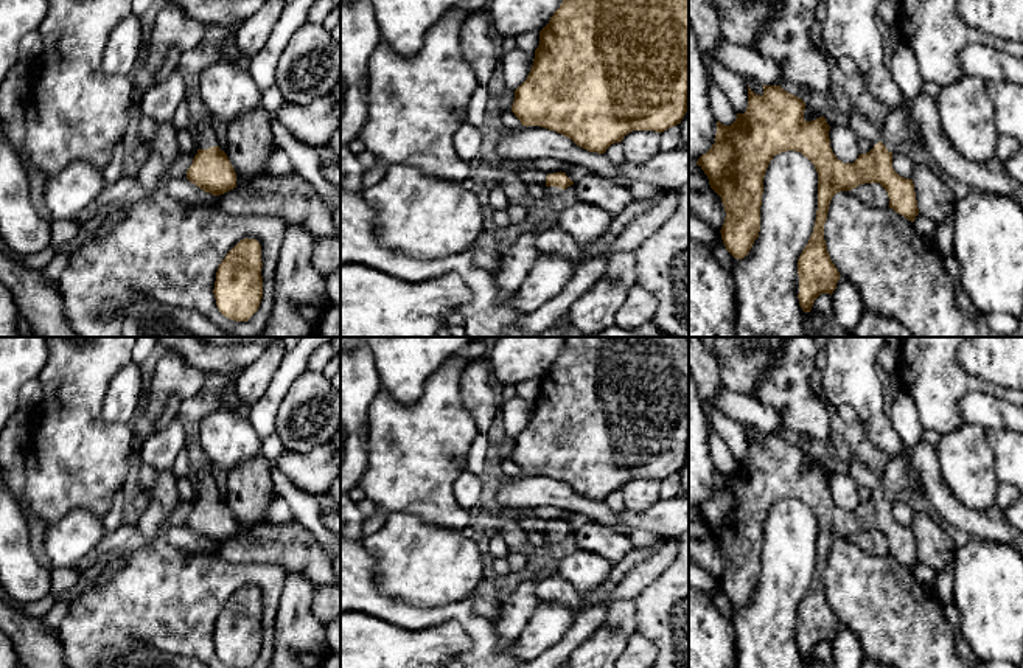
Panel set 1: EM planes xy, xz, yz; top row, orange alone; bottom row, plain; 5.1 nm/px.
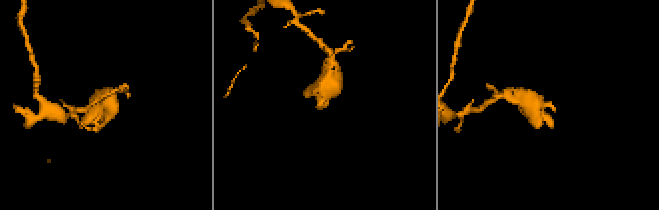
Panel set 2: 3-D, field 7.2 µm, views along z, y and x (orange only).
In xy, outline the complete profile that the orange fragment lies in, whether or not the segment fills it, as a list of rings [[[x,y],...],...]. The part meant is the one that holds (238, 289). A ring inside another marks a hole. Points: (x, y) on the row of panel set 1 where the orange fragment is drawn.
[[[241,239],[222,259],[216,272],[215,298],[219,312],[235,322],[247,322],[263,298],[261,245]]]

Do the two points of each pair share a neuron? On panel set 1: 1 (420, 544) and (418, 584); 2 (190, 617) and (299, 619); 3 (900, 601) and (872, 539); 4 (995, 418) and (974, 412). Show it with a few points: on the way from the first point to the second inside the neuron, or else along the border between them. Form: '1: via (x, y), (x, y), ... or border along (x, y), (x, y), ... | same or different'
1: via (420, 553), (418, 575) | same
2: border along (285, 583), (277, 606), (272, 651) | different
3: border along (851, 538), (871, 555), (886, 555) | different
4: via (991, 414), (978, 412) | same

